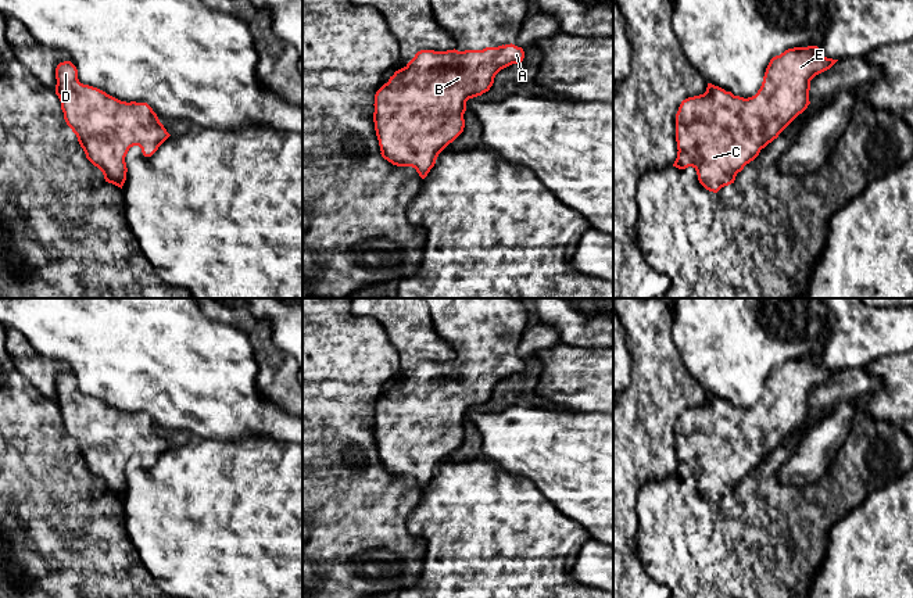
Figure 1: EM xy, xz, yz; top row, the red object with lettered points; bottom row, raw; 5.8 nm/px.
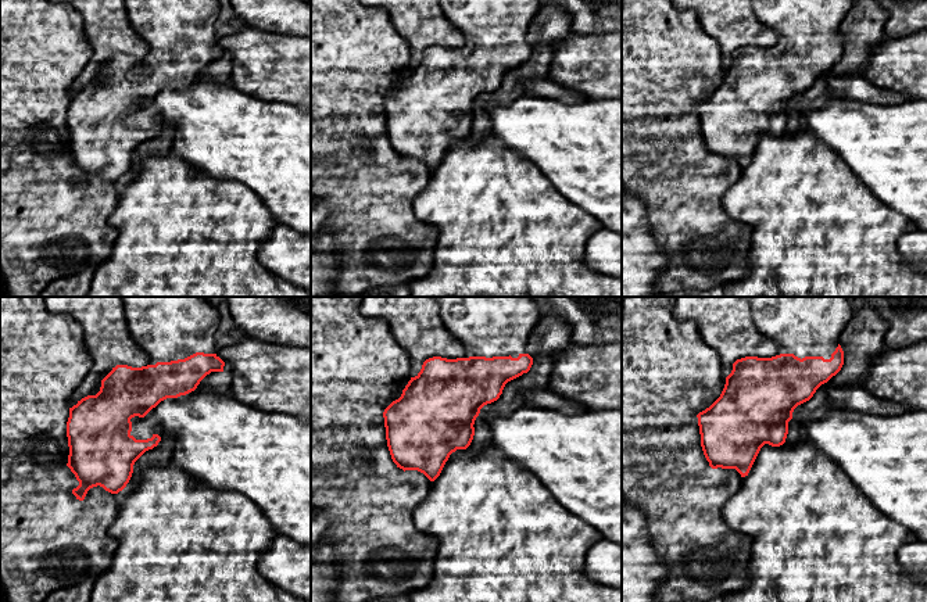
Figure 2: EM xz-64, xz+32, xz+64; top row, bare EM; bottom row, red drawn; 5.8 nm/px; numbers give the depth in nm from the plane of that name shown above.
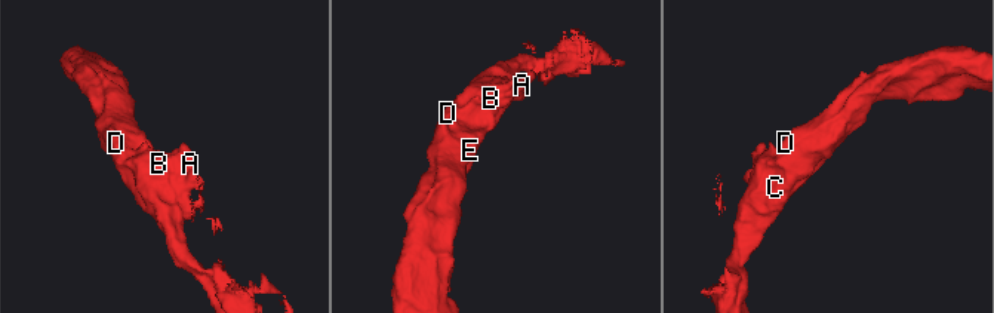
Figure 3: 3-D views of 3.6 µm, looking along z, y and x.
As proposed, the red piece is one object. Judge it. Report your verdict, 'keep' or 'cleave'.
keep

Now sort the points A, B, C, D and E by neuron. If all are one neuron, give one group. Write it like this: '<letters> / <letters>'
A B C D E

